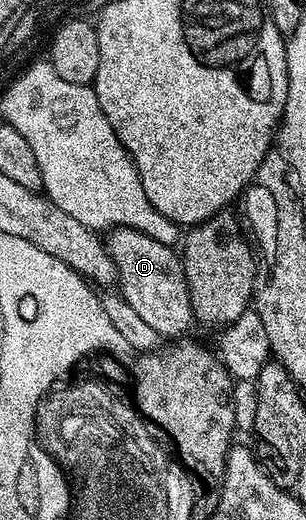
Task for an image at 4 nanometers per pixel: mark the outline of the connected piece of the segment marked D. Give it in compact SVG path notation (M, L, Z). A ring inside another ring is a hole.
M136 228L110 229L105 243L119 271L118 295L133 306L142 321L153 326L160 338L182 337L186 333L183 331L193 324L193 317L180 253L172 245L157 242L157 238Z

